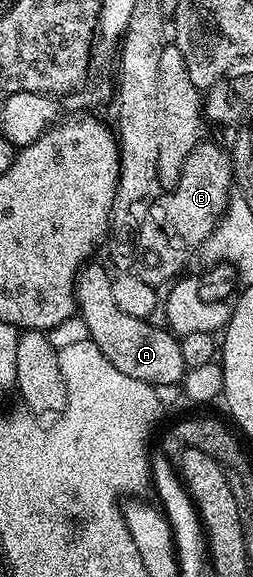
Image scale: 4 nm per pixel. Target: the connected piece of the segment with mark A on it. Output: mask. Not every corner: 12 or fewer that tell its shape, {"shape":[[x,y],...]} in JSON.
{"shape":[[82,266],[76,313],[108,363],[155,387],[187,371],[179,338],[116,307],[104,266]]}

